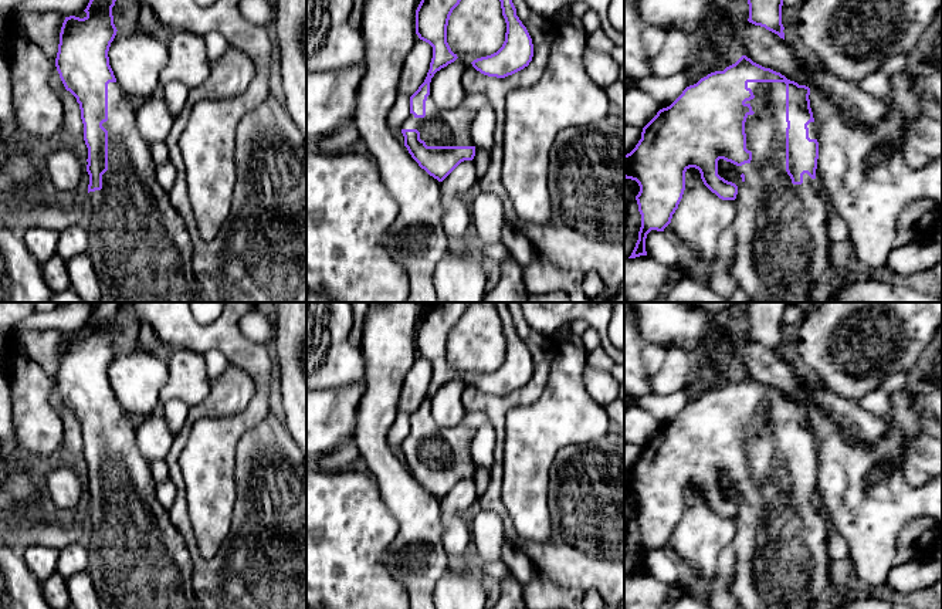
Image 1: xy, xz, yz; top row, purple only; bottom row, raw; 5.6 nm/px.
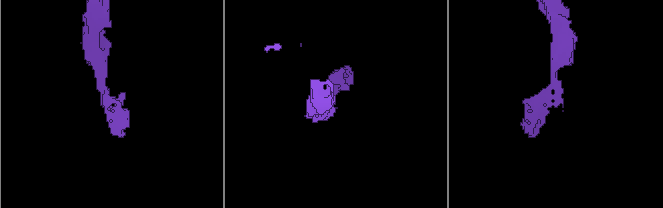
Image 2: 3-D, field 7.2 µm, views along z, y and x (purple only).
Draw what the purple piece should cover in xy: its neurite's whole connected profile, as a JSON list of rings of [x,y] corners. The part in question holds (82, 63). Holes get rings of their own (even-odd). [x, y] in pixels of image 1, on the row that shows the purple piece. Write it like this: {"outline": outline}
{"outline": [[[89,0],[84,18],[65,17],[61,33],[55,67],[67,91],[79,104],[84,124],[84,141],[88,148],[87,172],[89,175],[88,200],[91,209],[87,231],[89,234],[89,256],[94,270],[101,280],[104,294],[113,302],[209,302],[199,285],[192,267],[194,243],[184,220],[169,200],[169,193],[156,179],[156,165],[150,145],[142,138],[136,111],[128,95],[116,82],[109,65],[108,51],[116,35],[112,7],[116,0]]]}

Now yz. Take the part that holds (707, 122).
{"outline": [[[742,55],[735,64],[726,67],[724,71],[715,71],[701,78],[697,84],[687,87],[682,94],[667,108],[663,108],[657,115],[643,128],[641,139],[636,148],[624,155],[624,177],[636,180],[640,186],[640,192],[636,196],[638,212],[641,214],[641,227],[638,231],[638,240],[636,247],[628,258],[636,258],[640,256],[647,256],[645,251],[645,238],[651,230],[664,231],[664,229],[671,223],[672,214],[678,209],[678,204],[682,199],[685,190],[685,172],[689,168],[695,168],[701,173],[704,185],[715,193],[722,200],[735,200],[738,194],[738,186],[732,182],[725,180],[718,175],[718,160],[724,159],[739,168],[742,173],[742,182],[746,182],[753,187],[762,199],[762,204],[756,217],[755,236],[753,236],[753,261],[759,280],[765,284],[769,291],[769,295],[780,300],[782,302],[821,302],[813,297],[813,291],[820,284],[824,273],[830,267],[830,247],[831,241],[827,233],[827,202],[821,197],[817,189],[816,169],[819,159],[819,142],[817,142],[817,126],[814,124],[813,112],[810,108],[810,88],[806,85],[799,85],[794,81],[787,79],[780,72],[776,72],[770,68],[765,68],[753,62],[746,55]]]}

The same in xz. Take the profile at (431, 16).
{"outline": [[[421,0],[416,10],[416,34],[433,47],[433,58],[424,82],[410,97],[410,115],[401,125],[409,153],[438,182],[461,162],[474,159],[471,126],[477,112],[489,104],[481,94],[467,94],[457,108],[441,109],[430,97],[434,74],[458,58],[447,43],[447,26],[460,1]]]}

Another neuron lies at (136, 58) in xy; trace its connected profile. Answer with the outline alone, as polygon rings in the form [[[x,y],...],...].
[[[118,31],[108,57],[116,82],[128,97],[150,98],[160,91],[160,72],[169,60],[166,41],[146,33]]]

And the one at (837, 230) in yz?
[[[830,206],[827,207],[826,226],[831,243],[848,241],[848,226]]]

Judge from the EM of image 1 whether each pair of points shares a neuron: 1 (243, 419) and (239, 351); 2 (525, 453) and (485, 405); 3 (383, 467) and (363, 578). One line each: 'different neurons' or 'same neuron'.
1: same neuron
2: different neurons
3: different neurons

